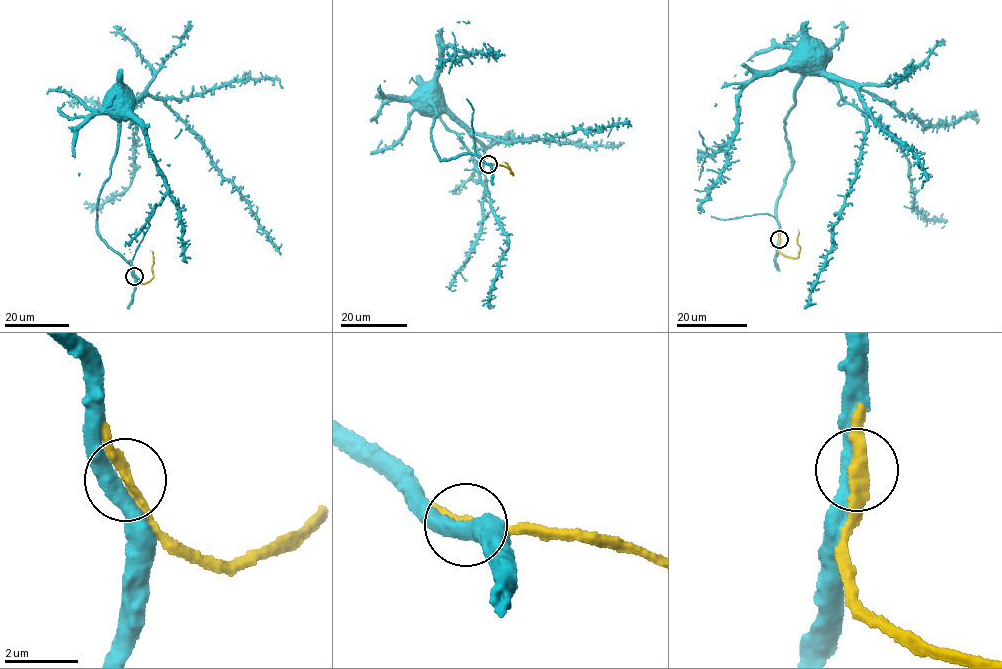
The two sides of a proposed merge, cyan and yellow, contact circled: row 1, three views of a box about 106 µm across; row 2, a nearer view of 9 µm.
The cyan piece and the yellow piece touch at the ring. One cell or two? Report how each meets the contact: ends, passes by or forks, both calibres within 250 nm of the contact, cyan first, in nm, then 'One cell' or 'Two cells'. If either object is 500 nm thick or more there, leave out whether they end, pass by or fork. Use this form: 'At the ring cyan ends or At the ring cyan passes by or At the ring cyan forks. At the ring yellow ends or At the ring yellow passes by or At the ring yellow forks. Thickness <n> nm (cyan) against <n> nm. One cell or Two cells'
At the ring cyan passes by. At the ring yellow passes by. Thickness 440 nm (cyan) against 300 nm. One cell

